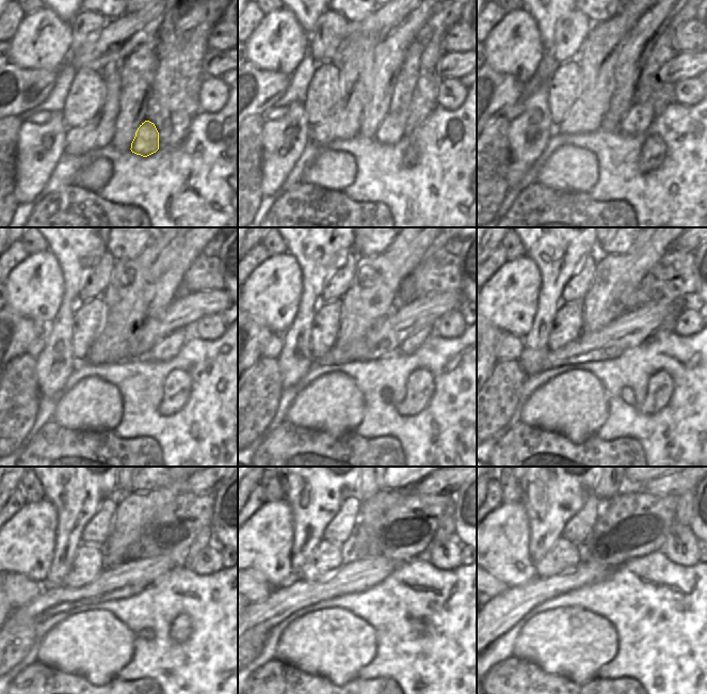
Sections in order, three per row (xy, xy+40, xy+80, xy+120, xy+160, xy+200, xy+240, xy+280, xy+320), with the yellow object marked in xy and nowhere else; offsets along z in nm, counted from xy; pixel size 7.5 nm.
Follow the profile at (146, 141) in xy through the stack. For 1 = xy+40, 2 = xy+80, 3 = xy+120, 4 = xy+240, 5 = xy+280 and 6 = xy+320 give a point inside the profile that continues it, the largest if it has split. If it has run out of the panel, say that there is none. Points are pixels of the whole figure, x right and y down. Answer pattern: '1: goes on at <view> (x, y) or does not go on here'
1: goes on at xy+40 (392, 127)
2: goes on at xy+80 (639, 117)
3: goes on at xy+120 (169, 348)
4: goes on at xy+240 (205, 537)
5: goes on at xy+280 (446, 527)
6: goes on at xy+320 (684, 511)

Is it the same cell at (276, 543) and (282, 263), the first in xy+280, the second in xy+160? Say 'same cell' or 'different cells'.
same cell

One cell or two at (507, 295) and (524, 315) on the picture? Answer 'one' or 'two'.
one

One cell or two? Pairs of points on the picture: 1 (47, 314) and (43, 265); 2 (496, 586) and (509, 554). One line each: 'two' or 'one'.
1: one
2: two

